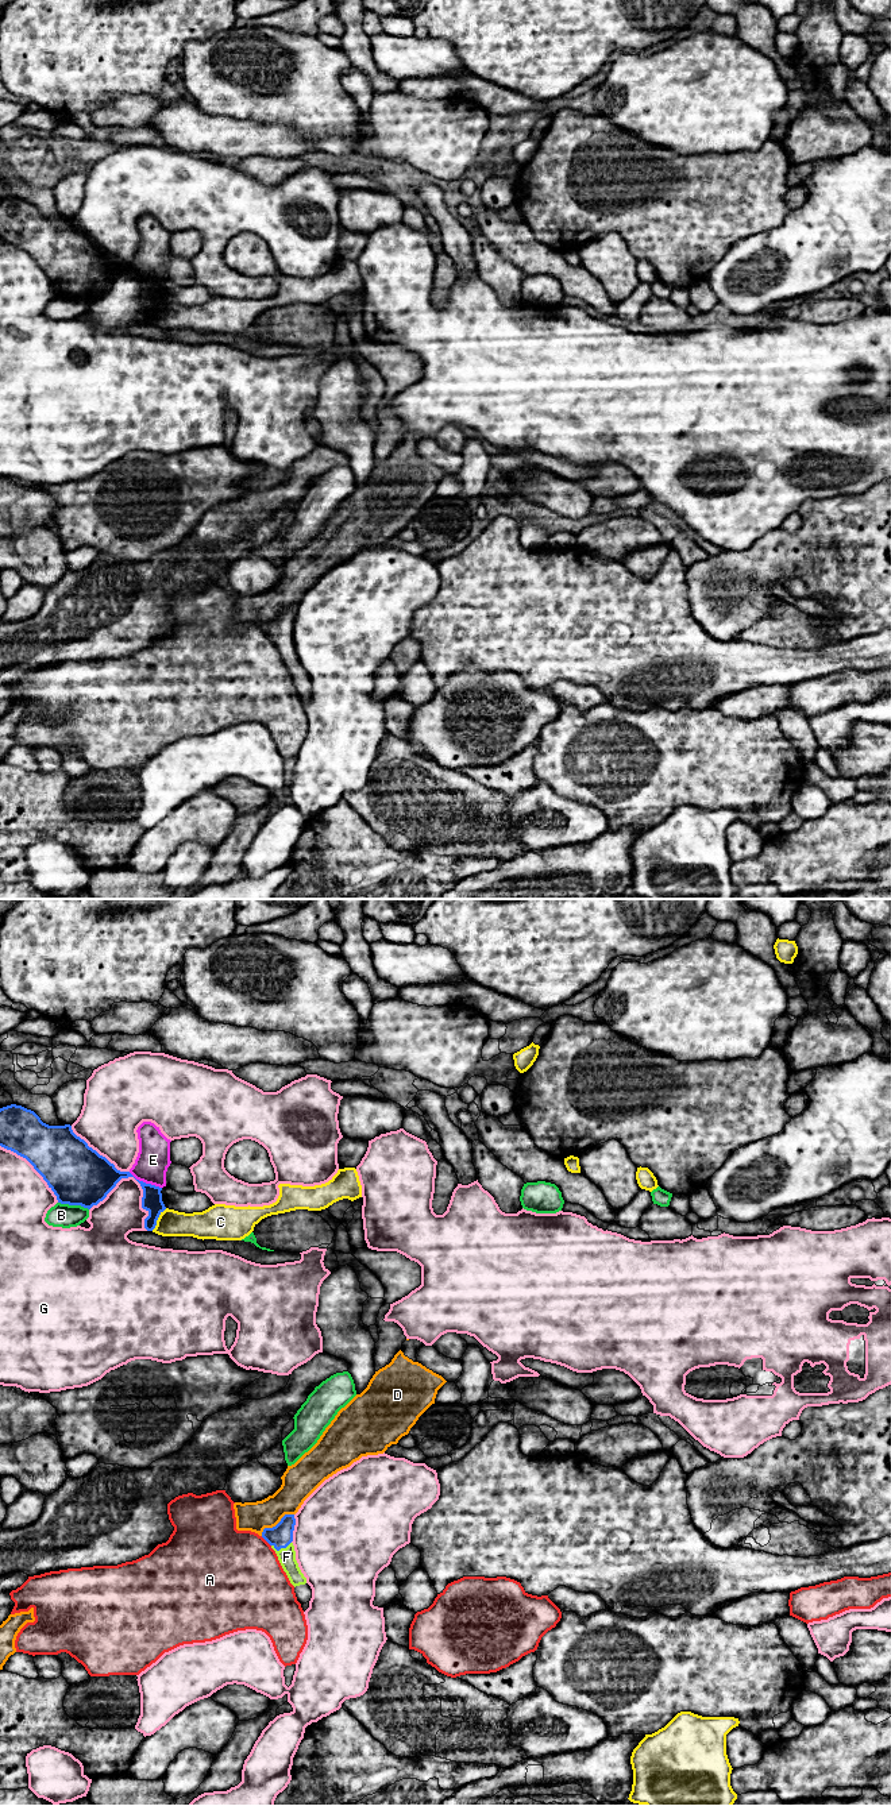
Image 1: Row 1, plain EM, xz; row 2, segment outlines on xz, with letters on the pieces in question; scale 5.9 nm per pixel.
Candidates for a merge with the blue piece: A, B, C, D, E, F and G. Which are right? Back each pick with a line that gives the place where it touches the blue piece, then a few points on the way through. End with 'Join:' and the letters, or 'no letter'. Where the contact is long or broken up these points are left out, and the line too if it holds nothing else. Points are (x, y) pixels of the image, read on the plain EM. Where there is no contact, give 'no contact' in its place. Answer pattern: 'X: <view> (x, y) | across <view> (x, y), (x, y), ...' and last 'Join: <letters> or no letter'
F: xz (281, 640) | across xz (281, 628), (281, 640), (286, 649)
Join: F

